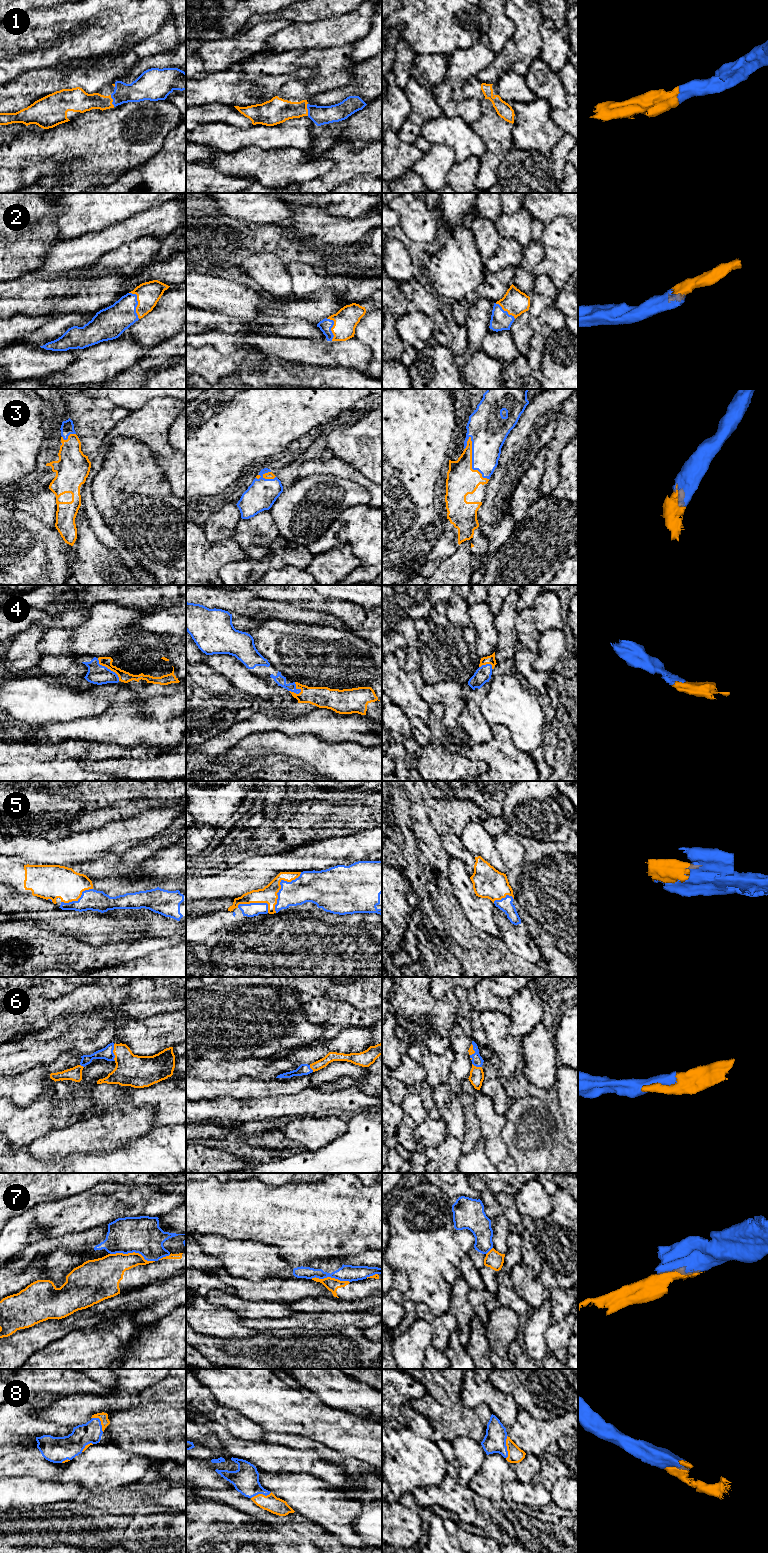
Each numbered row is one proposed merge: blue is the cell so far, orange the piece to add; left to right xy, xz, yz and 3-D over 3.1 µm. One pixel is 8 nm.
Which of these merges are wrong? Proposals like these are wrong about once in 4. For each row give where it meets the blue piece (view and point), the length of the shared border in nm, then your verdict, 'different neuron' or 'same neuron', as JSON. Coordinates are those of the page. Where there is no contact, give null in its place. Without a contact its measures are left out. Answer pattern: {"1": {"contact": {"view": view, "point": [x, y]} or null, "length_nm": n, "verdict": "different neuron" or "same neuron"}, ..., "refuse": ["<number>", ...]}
{"1": {"contact": {"view": "xz", "point": [307, 108]}, "length_nm": 100, "verdict": "same neuron"}, "2": {"contact": {"view": "xy", "point": [137, 303]}, "length_nm": 240, "verdict": "same neuron"}, "3": {"contact": {"view": "yz", "point": [472, 461]}, "length_nm": 380, "verdict": "same neuron"}, "4": {"contact": {"view": "xy", "point": [107, 668]}, "length_nm": 260, "verdict": "same neuron"}, "5": {"contact": {"view": "xz", "point": [281, 886]}, "length_nm": 380, "verdict": "same neuron"}, "6": {"contact": {"view": "xy", "point": [112, 1052]}, "length_nm": 140, "verdict": "same neuron"}, "7": {"contact": {"view": "xy", "point": [132, 1252]}, "length_nm": 360, "verdict": "different neuron"}, "8": {"contact": {"view": "yz", "point": [506, 1447]}, "length_nm": 190, "verdict": "same neuron"}, "refuse": ["7"]}

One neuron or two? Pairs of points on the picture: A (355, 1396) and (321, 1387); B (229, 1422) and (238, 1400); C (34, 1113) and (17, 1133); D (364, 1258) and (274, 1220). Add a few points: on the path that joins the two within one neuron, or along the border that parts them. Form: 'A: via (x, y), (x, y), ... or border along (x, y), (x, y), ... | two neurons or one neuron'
A: via (347, 1394), (329, 1391) | one neuron
B: border along (214, 1396), (220, 1404), (234, 1408), (254, 1422) | two neurons
C: via (29, 1117), (20, 1128) | one neuron
D: border along (371, 1250), (337, 1258) | two neurons

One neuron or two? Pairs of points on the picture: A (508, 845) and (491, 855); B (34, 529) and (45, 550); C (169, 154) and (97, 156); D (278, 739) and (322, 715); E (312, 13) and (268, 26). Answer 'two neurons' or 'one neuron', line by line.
A: two neurons
B: one neuron
C: two neurons
D: two neurons
E: two neurons

